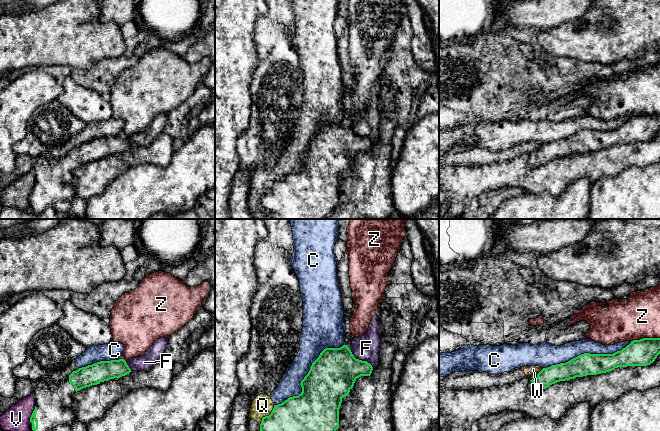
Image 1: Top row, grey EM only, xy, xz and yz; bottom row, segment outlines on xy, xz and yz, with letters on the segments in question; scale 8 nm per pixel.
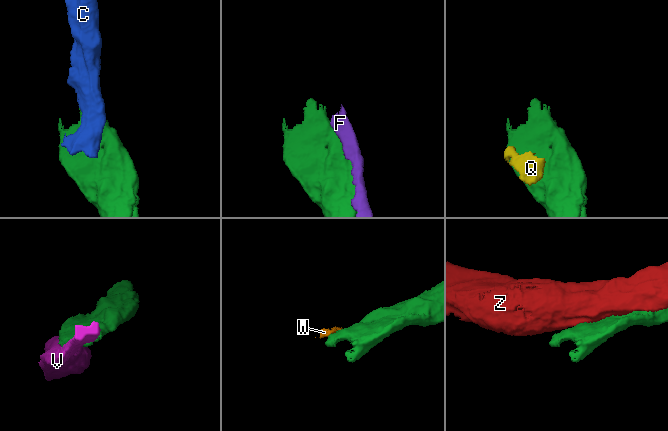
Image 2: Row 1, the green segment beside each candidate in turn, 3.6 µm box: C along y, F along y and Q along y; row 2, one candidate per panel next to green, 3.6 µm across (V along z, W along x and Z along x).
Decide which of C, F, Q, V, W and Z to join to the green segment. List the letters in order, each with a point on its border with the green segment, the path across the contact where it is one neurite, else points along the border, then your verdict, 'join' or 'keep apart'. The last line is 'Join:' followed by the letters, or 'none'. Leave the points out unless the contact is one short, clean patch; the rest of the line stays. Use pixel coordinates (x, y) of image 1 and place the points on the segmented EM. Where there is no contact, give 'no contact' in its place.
C: xz (308, 373) | keep apart
F: xz (358, 359) | keep apart
Q: xz (267, 416) | keep apart
V: xy (32, 414) | keep apart
W: yz (540, 371) | along yz (543, 368), (538, 373) | keep apart
Z: yz (645, 338) | keep apart
Join: none

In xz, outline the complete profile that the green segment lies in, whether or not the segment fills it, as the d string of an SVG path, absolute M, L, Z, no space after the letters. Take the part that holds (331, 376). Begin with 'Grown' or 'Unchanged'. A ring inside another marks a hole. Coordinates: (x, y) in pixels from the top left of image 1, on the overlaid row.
Unchanged. M347 345L325 348L301 381L302 392L274 405L271 414L262 418L260 431L336 431L342 398L348 396L357 378L370 376L372 370L372 365L356 359Z

